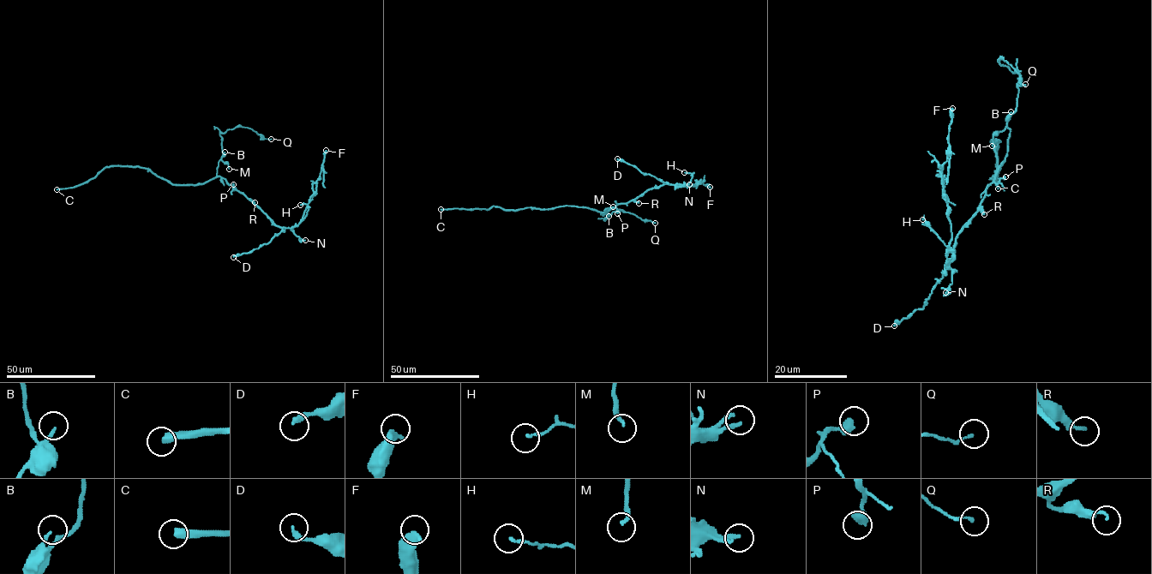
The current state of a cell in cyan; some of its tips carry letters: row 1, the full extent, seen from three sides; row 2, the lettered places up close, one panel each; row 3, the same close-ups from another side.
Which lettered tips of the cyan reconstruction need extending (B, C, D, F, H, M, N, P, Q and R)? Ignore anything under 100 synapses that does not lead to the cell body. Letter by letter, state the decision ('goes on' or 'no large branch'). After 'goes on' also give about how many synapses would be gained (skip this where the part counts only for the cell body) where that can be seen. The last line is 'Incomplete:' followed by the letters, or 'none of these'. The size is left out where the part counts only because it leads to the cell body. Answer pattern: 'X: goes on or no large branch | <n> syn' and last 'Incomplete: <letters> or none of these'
B: no large branch
C: goes on | 500 syn
D: no large branch
F: no large branch
H: no large branch
M: no large branch
N: no large branch
P: no large branch
Q: no large branch
R: no large branch
Incomplete: C

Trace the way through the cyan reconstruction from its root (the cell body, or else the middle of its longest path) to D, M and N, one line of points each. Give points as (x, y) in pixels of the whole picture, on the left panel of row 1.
D: (224, 178), (282, 229), (267, 243), (233, 257)
M: (224, 178), (217, 175), (218, 161), (220, 159), (227, 164), (229, 169)
N: (224, 178), (276, 225), (289, 228), (305, 240)

